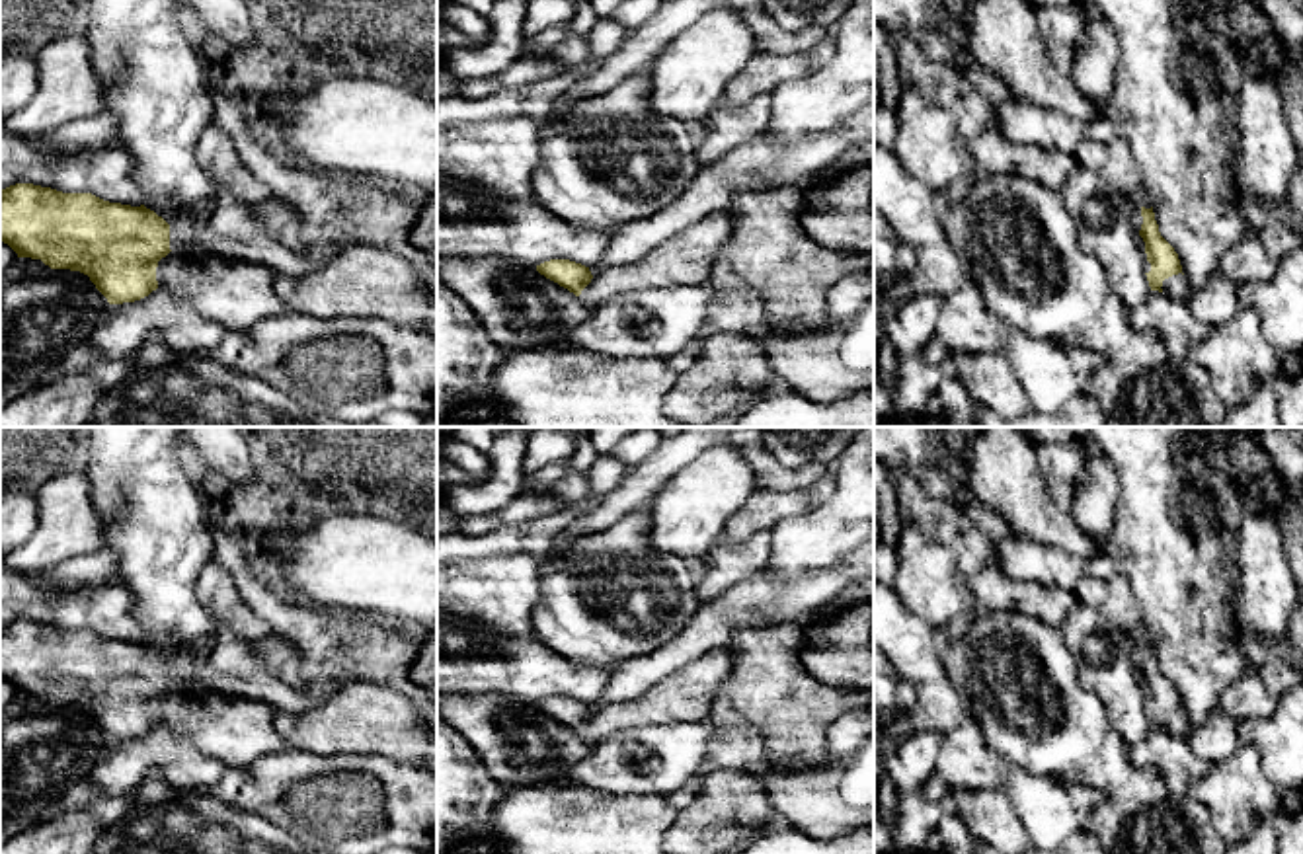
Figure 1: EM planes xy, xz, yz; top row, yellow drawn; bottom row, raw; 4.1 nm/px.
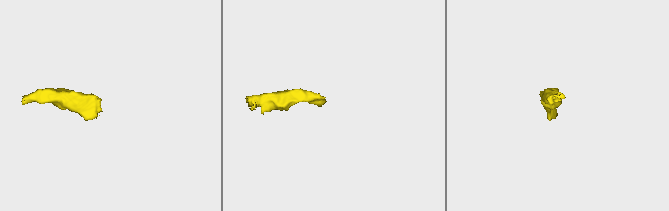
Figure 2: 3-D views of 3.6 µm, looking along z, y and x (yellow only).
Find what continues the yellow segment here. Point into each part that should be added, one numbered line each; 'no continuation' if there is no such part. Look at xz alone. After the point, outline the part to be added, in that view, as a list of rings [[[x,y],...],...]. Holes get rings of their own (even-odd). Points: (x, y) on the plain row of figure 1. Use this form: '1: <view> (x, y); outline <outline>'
1: xz (687, 697); outline [[[728,647],[714,649],[689,667],[663,679],[634,700],[607,704],[577,733],[595,745],[622,729],[708,723],[718,690],[731,675],[733,657]]]

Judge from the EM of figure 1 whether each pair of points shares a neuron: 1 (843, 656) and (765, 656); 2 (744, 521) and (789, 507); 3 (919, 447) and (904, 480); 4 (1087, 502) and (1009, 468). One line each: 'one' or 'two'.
1: two
2: one
3: two
4: two

